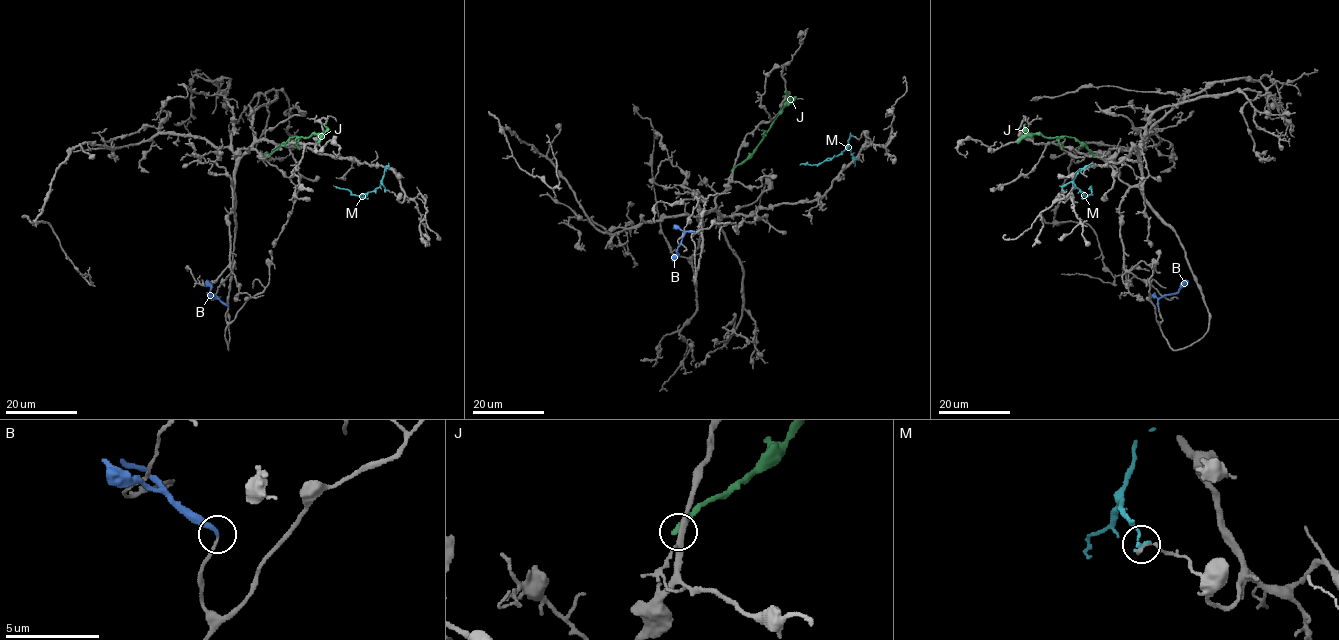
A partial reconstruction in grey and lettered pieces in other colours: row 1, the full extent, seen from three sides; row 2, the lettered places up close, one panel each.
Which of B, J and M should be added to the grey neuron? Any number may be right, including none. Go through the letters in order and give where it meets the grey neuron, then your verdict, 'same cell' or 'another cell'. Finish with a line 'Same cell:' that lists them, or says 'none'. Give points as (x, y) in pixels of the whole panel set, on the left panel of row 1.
B: (229, 307) | same cell
J: (265, 155) | another cell
M: (385, 190) | another cell
Same cell: B

